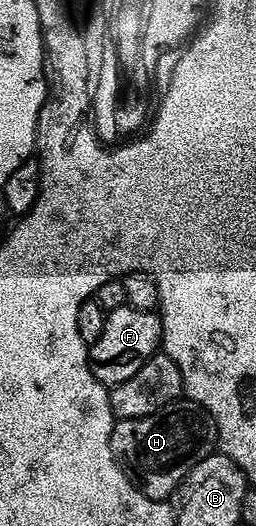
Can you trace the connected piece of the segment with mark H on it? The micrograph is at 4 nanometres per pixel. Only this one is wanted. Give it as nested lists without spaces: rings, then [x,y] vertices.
[[[187,403],[184,417],[175,412],[164,411],[155,417],[132,421],[116,420],[111,436],[116,457],[134,474],[143,492],[155,501],[174,498],[192,471],[205,459],[216,456],[221,445],[219,423],[203,406]]]

